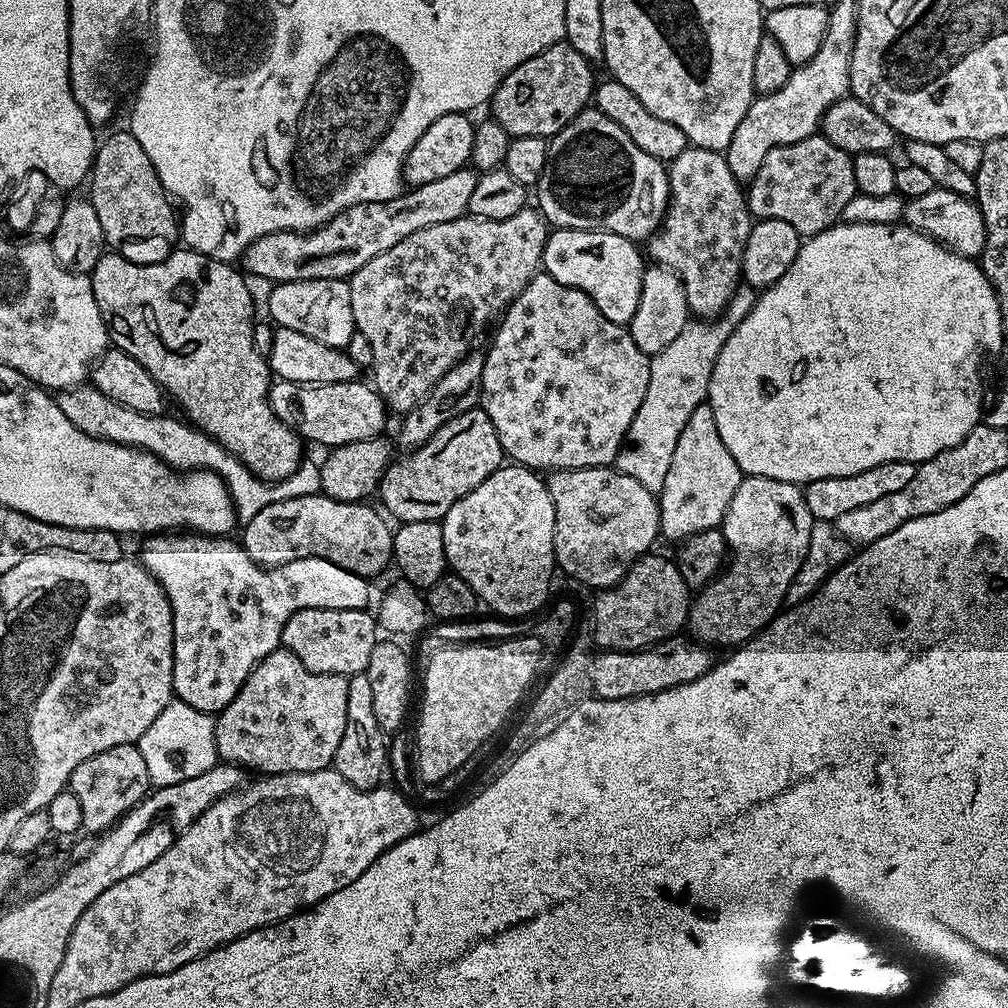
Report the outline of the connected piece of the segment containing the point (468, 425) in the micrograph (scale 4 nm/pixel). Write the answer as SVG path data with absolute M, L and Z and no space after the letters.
M477 406L466 410L466 414L458 414L458 418L450 418L450 422L437 430L422 447L393 459L380 480L378 497L384 503L383 511L389 517L397 516L397 521L405 524L427 520L440 522L454 502L490 478L505 460L494 422L490 422L484 409Z

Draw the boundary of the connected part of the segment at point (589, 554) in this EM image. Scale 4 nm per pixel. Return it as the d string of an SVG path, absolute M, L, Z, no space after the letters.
M612 466L557 468L547 473L546 483L556 515L554 554L559 571L573 576L580 584L589 584L595 590L613 588L640 557L653 551L652 543L656 536L658 540L661 535L660 502L657 493L646 490L646 486L630 478L630 474L622 474Z

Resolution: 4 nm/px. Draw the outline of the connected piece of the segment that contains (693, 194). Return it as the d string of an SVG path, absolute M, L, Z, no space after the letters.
M689 146L667 165L667 171L670 194L668 208L663 224L646 241L649 252L647 255L652 255L656 259L653 261L680 275L680 281L686 290L688 311L693 317L719 318L724 315L724 307L742 283L742 258L746 250L746 238L750 238L754 223L754 217L748 210L745 189L741 181L730 174L728 158L724 152Z

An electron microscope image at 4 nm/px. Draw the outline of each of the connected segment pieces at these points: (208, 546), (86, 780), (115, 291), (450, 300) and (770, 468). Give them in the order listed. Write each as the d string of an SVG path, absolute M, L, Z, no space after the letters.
M152 534L147 537L148 540L140 548L140 556L138 555L138 563L152 575L160 586L166 598L170 602L170 610L172 611L172 633L174 634L174 670L172 671L172 690L175 699L186 702L190 706L194 706L194 710L202 710L213 714L220 713L226 706L230 706L230 702L234 702L234 698L238 694L238 690L242 690L242 686L246 682L246 678L254 670L254 666L258 666L258 662L262 662L262 658L266 658L270 653L281 647L280 635L286 626L286 622L290 622L290 618L294 614L298 614L307 608L325 608L326 610L358 610L359 608L367 609L368 605L368 584L369 581L362 576L356 576L350 570L342 570L342 566L334 566L334 562L326 562L326 558L298 558L294 562L286 562L279 564L273 568L263 568L260 564L255 564L250 558L250 554L246 554L243 543L232 541L228 536L206 536L203 534Z
M136 744L114 746L110 750L102 750L102 754L94 754L94 758L86 758L82 766L74 770L70 781L70 791L74 798L78 798L78 806L82 806L83 831L103 834L124 816L135 804L139 804L149 791L150 785L146 774L146 761L143 760L139 747Z
M108 250L96 263L90 273L94 302L98 302L111 343L142 362L161 389L180 403L181 410L196 423L195 427L218 441L231 456L239 458L260 480L275 482L290 478L302 462L300 455L305 445L300 433L281 422L268 405L270 369L252 337L254 319L249 281L231 263L203 256L201 252L176 251L169 251L166 259L156 264L135 264L119 252Z
M525 206L518 214L501 220L465 214L454 222L438 222L438 226L426 226L426 230L410 234L410 238L402 238L398 246L382 250L378 258L370 258L366 266L350 277L350 310L354 310L356 330L366 334L374 350L371 379L376 393L393 413L409 412L423 402L438 378L468 355L468 343L476 332L482 331L492 319L495 321L537 275L549 231L544 217L532 206Z
M837 222L825 232L819 232L817 236L807 237L800 245L798 258L794 258L794 262L790 262L790 270L786 270L786 274L782 274L782 278L778 278L778 282L774 282L757 295L756 305L750 310L750 314L746 314L746 318L742 318L742 322L738 322L734 334L730 334L730 338L726 338L726 346L722 346L722 354L718 354L718 358L714 362L714 370L710 374L710 382L708 383L706 402L714 410L714 418L718 422L718 434L722 434L722 442L726 442L726 450L730 450L730 454L734 454L734 462L738 462L744 476L765 476L766 478L774 478L778 482L790 482L803 486L818 478L842 478L850 474L862 474L862 470L870 470L887 460L901 460L919 466L924 461L934 458L942 450L946 450L950 446L958 446L958 442L962 442L962 438L966 438L966 434L970 434L970 430L974 430L974 426L981 423L986 396L984 400L984 380L980 377L980 363L984 360L984 352L996 354L996 344L1006 344L1006 337L1002 334L1002 310L996 293L992 291L992 283L987 280L984 269L975 259L960 256L952 249L945 248L936 240L932 240L925 232L915 232L903 222L899 224L875 224L874 222L845 224Z

